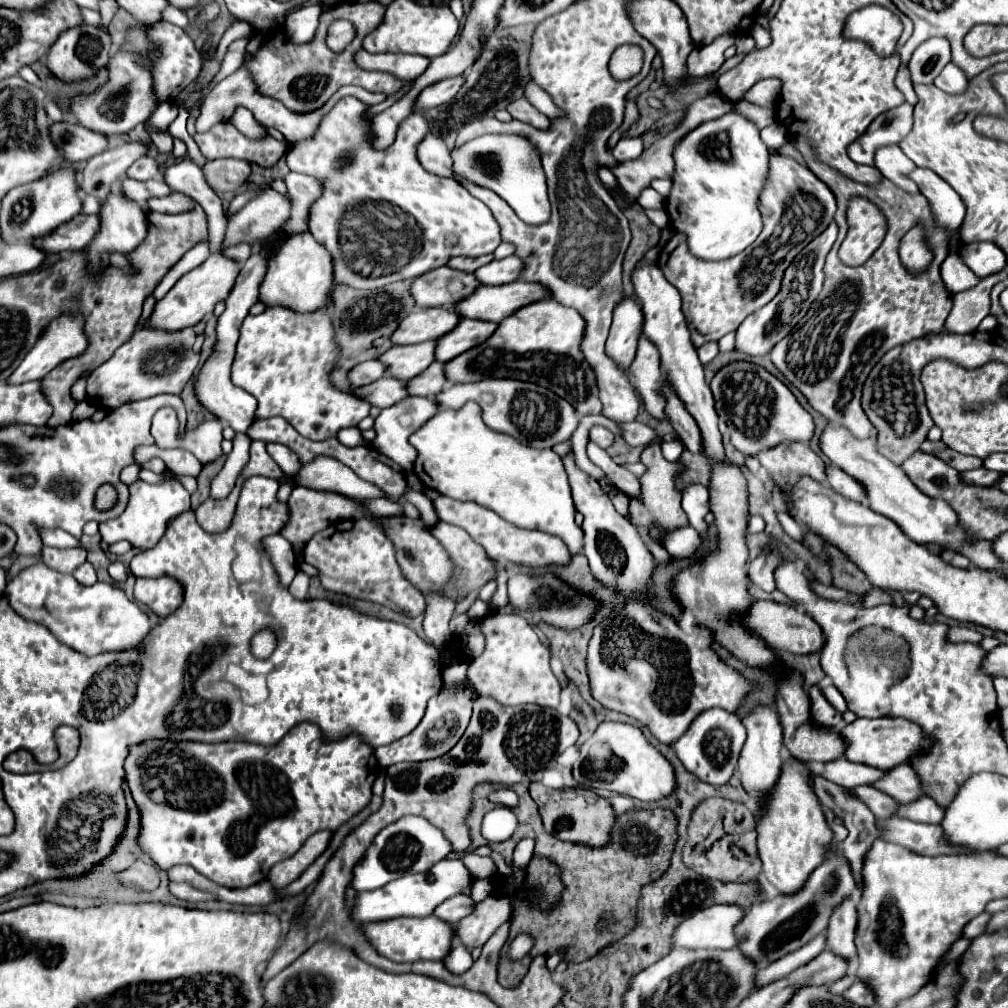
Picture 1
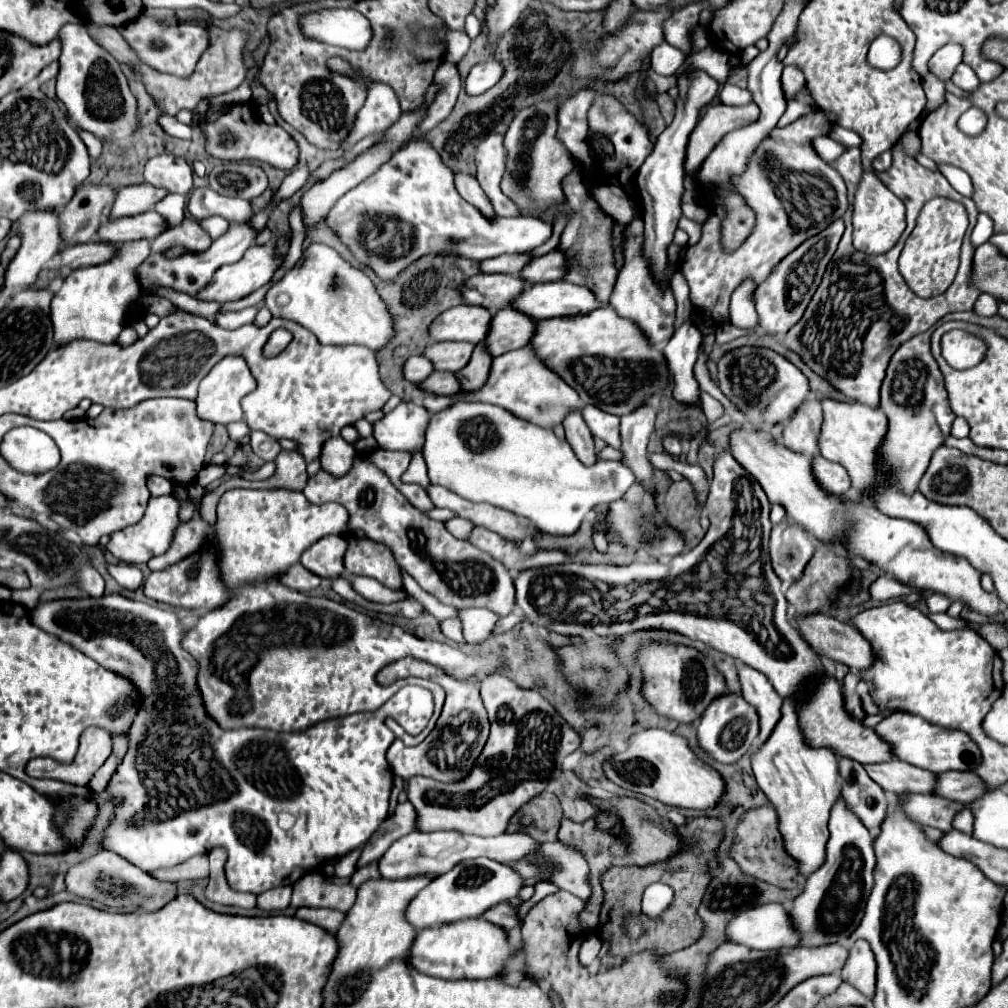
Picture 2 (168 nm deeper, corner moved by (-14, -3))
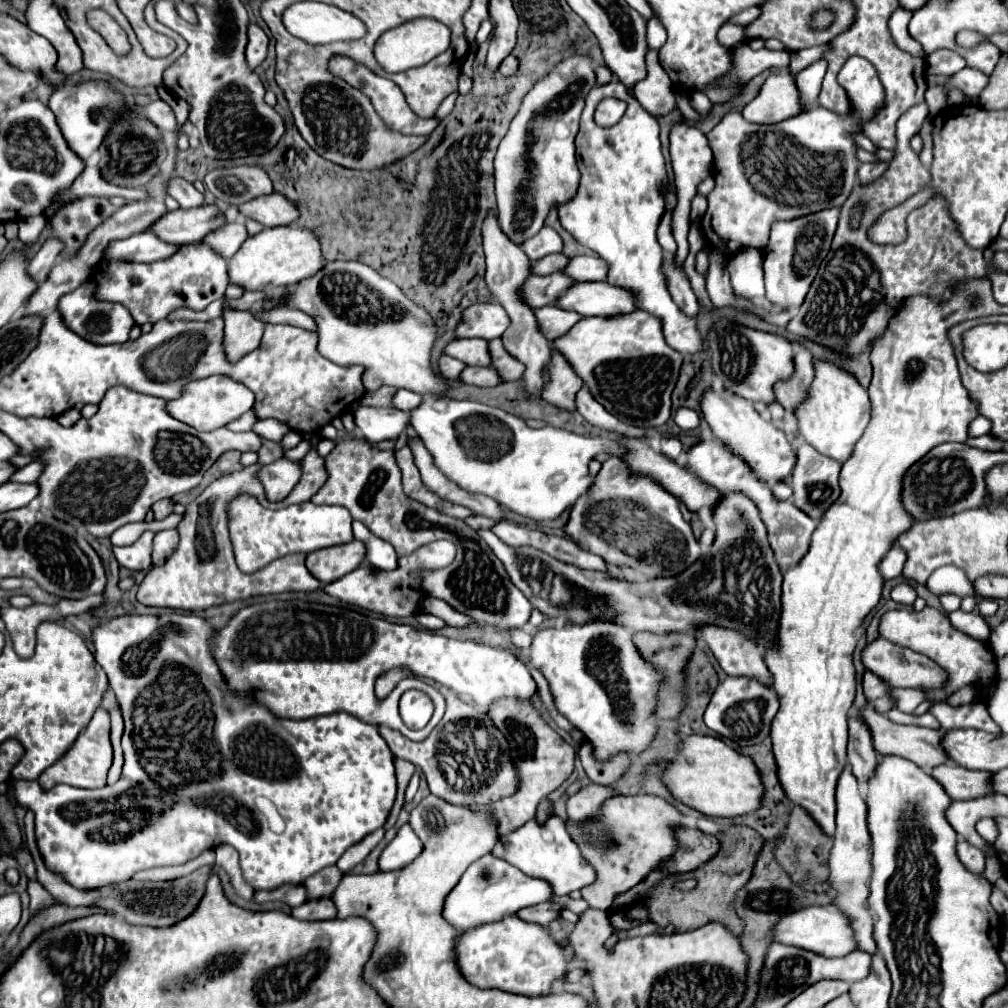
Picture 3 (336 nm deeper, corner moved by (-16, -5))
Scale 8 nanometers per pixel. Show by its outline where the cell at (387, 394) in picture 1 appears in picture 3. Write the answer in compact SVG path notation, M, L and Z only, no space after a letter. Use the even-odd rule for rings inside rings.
M466 367L460 375L460 381L476 387L494 387L502 383L502 377L494 367Z

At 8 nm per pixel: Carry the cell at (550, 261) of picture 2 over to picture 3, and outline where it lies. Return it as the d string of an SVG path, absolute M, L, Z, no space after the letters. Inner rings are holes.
M572 257L564 273L574 281L604 281L608 275L608 263L600 257Z

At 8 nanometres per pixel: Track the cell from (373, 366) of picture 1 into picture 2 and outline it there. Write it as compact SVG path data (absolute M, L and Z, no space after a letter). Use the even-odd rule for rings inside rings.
M410 357L404 365L402 365L402 373L404 373L404 379L412 381L412 383L420 383L424 381L430 373L432 373L432 363L428 359L422 359L422 357Z

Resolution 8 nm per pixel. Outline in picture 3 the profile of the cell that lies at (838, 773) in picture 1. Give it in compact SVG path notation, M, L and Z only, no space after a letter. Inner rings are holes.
M946 763L932 769L932 777L942 783L952 799L976 799L984 795L994 795L992 773L970 771L956 763Z

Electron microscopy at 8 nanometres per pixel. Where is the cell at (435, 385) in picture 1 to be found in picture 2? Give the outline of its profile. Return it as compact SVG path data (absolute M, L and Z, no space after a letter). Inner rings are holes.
M476 349L474 355L470 357L470 363L462 371L458 371L458 379L462 379L462 391L482 387L488 377L490 363L492 363L492 357L484 353L484 349Z

